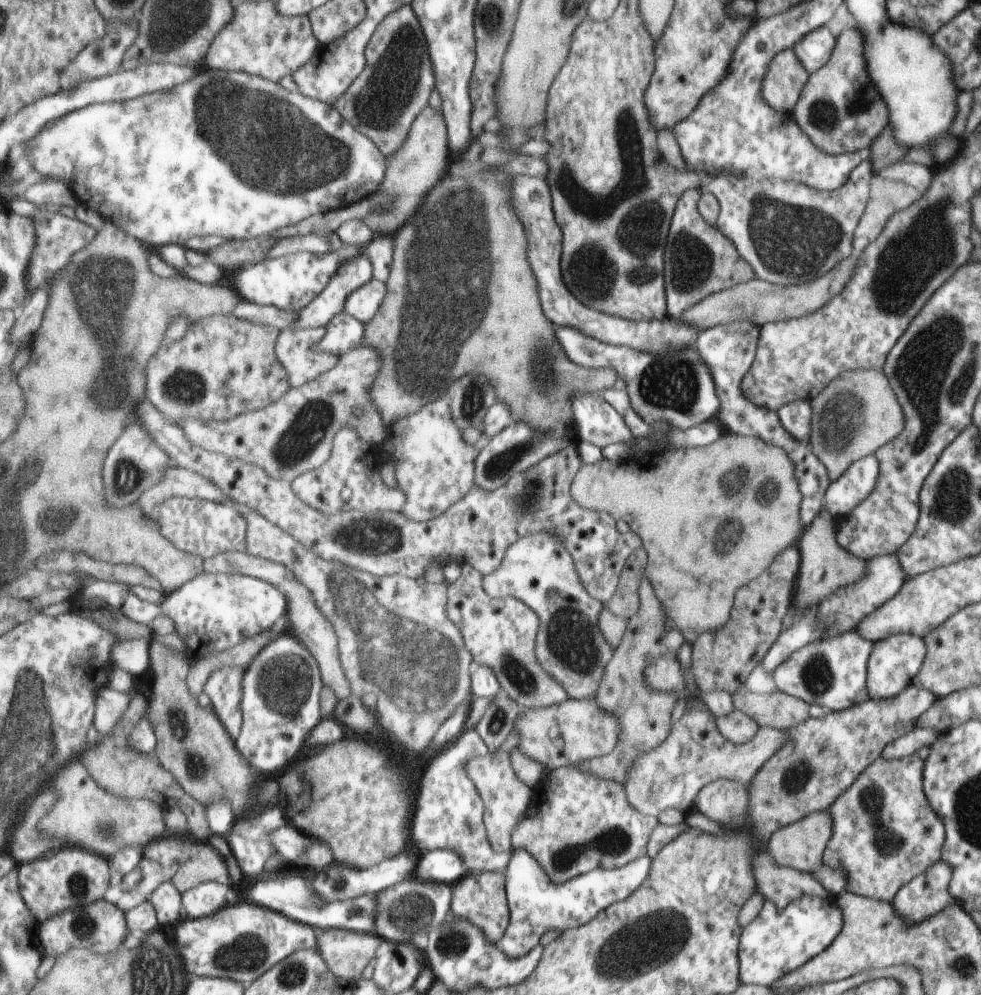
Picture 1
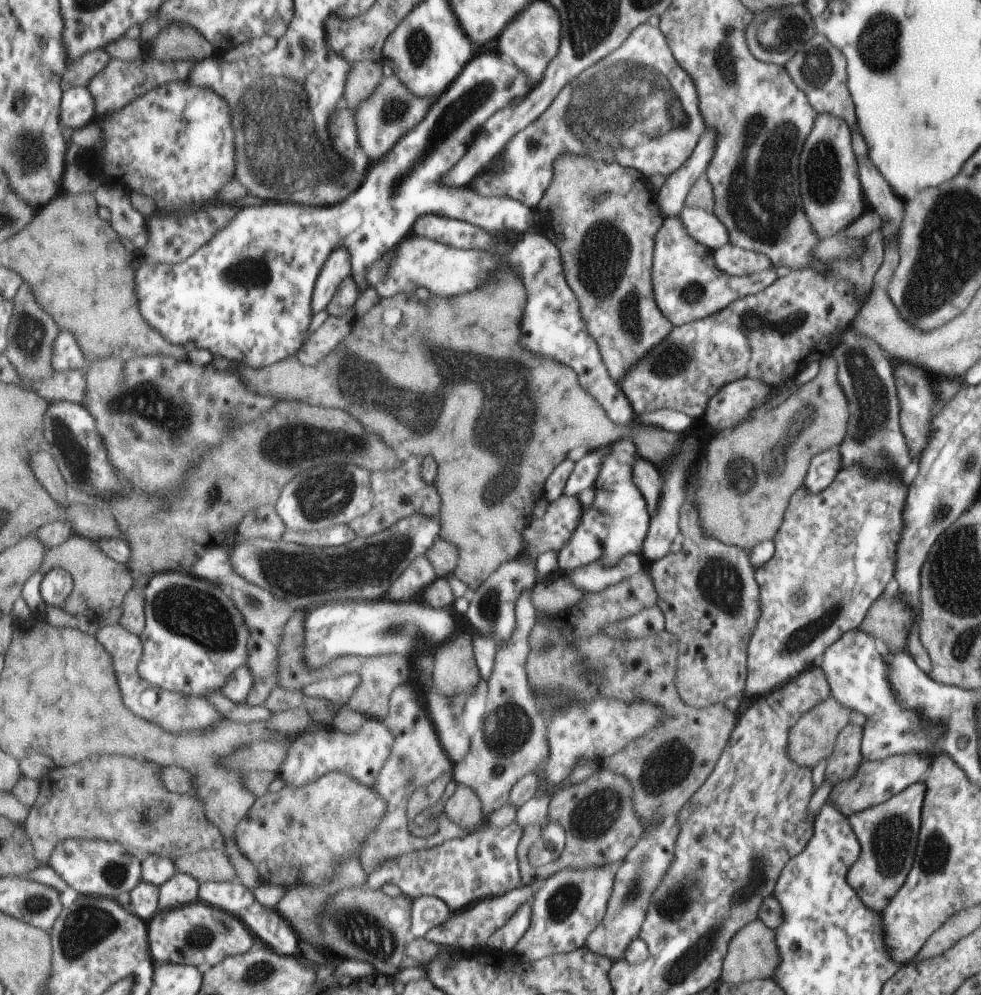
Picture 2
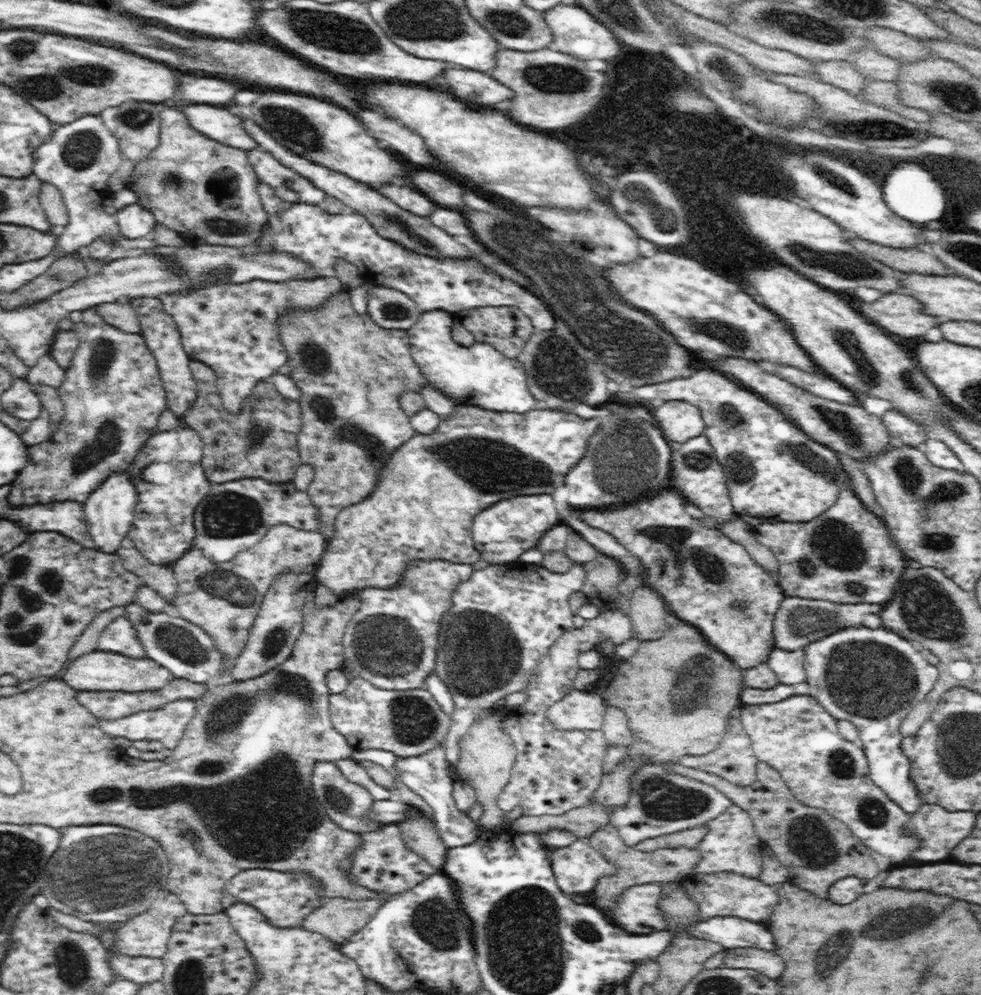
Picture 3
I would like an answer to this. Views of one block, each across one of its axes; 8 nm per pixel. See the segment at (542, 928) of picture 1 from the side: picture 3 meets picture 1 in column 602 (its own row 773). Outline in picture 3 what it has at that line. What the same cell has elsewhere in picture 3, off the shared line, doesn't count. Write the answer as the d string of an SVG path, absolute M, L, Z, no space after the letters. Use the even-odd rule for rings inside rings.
M846 626L824 638L818 638L804 646L804 673L809 684L809 695L814 697L835 719L849 720L859 734L859 745L865 751L870 780L896 805L909 814L916 813L923 802L912 779L910 758L901 749L903 718L934 688L938 669L930 665L914 644L898 638L894 632L862 626Z

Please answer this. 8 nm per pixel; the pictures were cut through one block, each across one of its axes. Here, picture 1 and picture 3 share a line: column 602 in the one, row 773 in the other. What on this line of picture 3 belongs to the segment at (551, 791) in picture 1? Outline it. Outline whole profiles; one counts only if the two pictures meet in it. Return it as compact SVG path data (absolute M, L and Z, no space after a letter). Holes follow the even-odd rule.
M794 695L769 705L742 705L739 716L743 729L749 734L752 752L758 761L776 769L794 796L806 806L824 809L834 818L844 822L856 836L874 852L888 856L893 866L897 863L916 863L916 850L921 841L907 827L912 815L892 802L869 777L869 766L862 746L844 740L835 719L814 697Z

